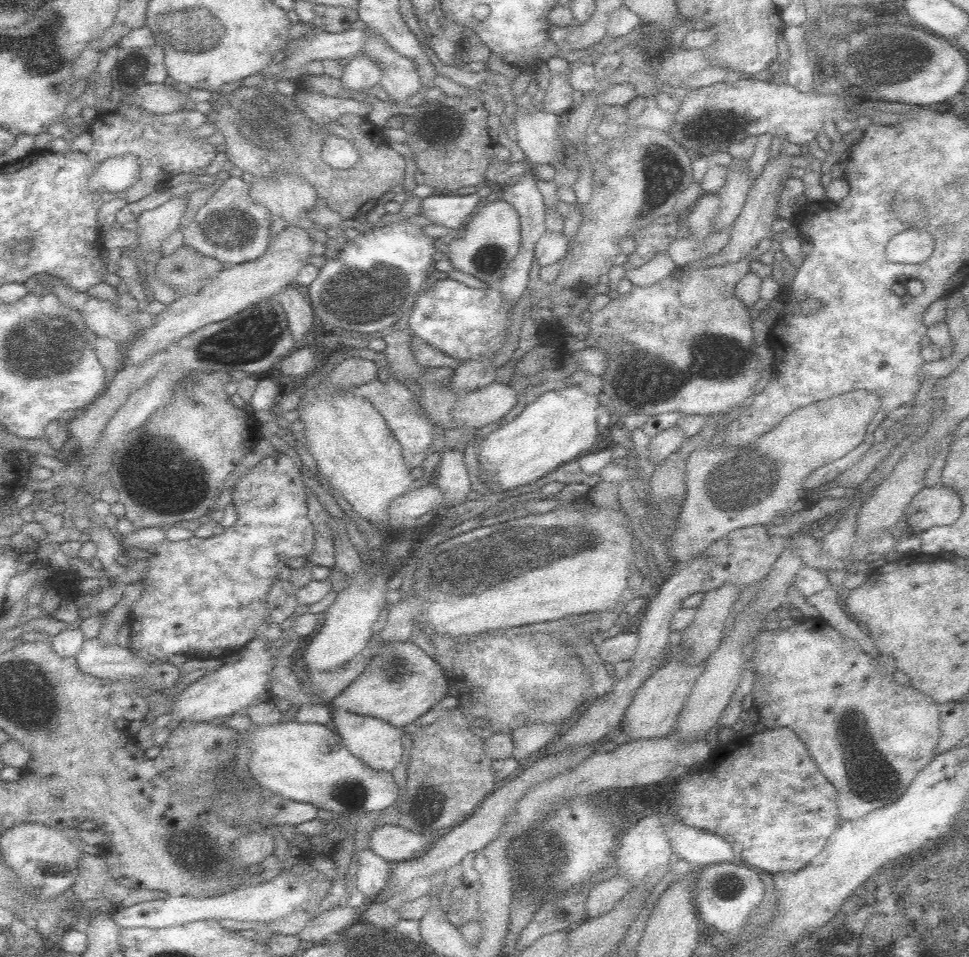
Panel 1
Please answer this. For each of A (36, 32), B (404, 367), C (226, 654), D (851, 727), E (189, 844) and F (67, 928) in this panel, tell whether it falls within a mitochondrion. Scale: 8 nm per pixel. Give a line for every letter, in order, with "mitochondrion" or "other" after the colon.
A: mitochondrion
B: other
C: other
D: mitochondrion
E: mitochondrion
F: other

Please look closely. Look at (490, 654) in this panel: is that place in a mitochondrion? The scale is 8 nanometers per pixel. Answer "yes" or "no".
no

